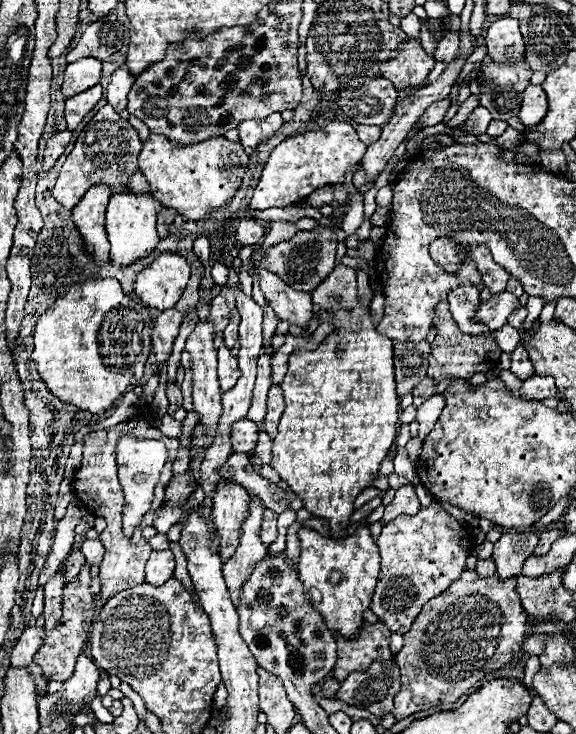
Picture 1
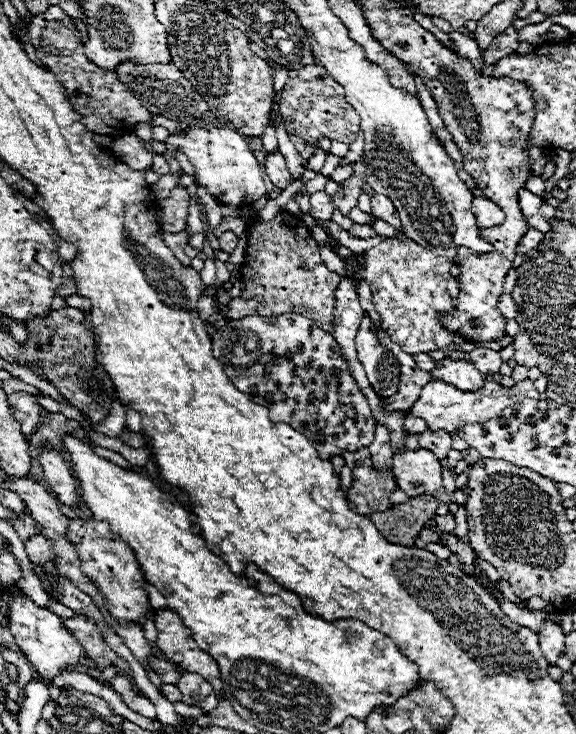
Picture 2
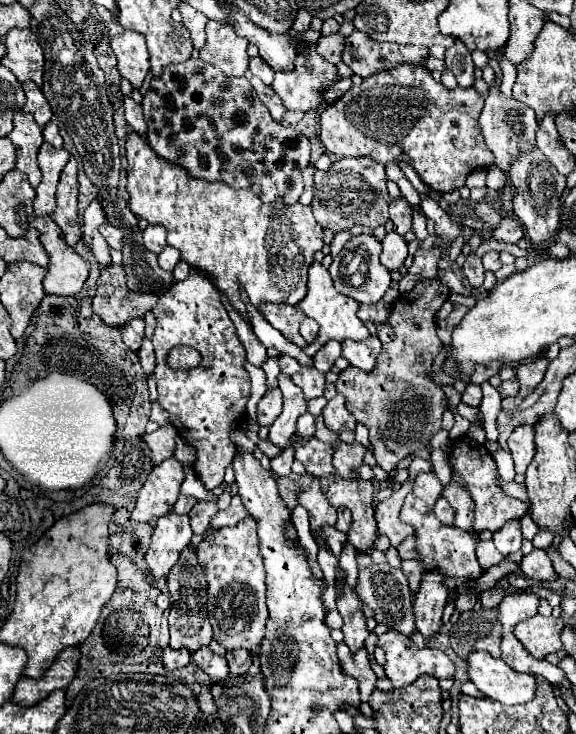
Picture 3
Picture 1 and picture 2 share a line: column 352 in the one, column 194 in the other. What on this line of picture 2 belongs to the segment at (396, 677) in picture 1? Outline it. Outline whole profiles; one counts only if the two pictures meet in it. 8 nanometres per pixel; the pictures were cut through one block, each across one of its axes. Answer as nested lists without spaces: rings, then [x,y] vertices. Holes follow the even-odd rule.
[[[174,664],[176,672],[180,674],[180,680],[176,682],[176,688],[182,692],[182,702],[190,706],[198,706],[204,712],[210,712],[218,706],[218,698],[214,694],[214,688],[198,674],[186,672],[182,666]]]

